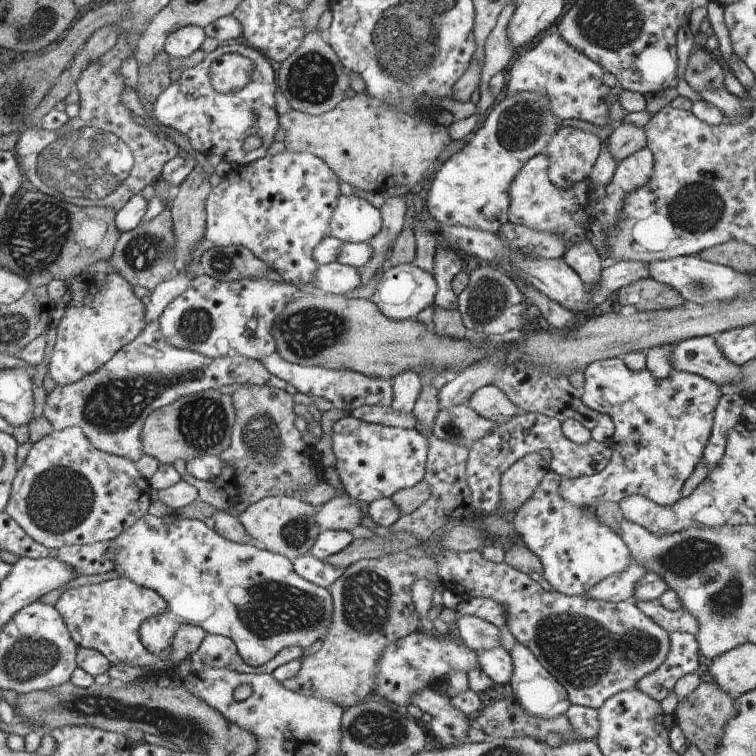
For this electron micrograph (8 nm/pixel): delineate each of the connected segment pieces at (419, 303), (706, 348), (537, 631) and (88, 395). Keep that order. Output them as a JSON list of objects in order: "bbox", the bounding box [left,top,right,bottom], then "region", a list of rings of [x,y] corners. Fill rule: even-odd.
[{"bbox":[369,263,437,320],"region":[[[414,263],[400,264],[382,272],[376,290],[369,299],[377,303],[381,312],[392,320],[416,319],[420,312],[433,306],[437,292],[437,282],[432,274]]]},{"bbox":[672,336,741,387],"region":[[[694,336],[677,343],[672,350],[672,368],[700,375],[726,387],[740,380],[741,366],[732,364],[716,344],[715,336]]]},{"bbox":[433,548,670,709],"region":[[[442,548],[439,554],[433,554],[433,559],[438,564],[437,575],[446,589],[455,591],[463,598],[494,599],[498,604],[505,606],[508,630],[564,686],[572,705],[598,709],[611,696],[636,687],[642,677],[653,673],[668,657],[670,632],[665,627],[658,626],[658,623],[632,600],[602,602],[592,600],[588,596],[589,592],[568,596],[556,590],[545,590],[542,588],[542,582],[534,578],[534,574],[520,572],[508,566],[505,561],[496,563],[486,559],[482,550],[456,552]]]},{"bbox":[42,319,288,462],"region":[[[157,319],[154,322],[149,322],[148,326],[132,342],[124,345],[120,352],[116,353],[96,372],[88,374],[88,376],[81,378],[74,384],[64,386],[58,384],[52,392],[47,393],[42,414],[52,424],[54,431],[78,427],[86,435],[86,438],[90,439],[94,448],[138,462],[145,454],[141,438],[142,429],[153,410],[172,404],[179,398],[208,389],[218,390],[222,386],[232,385],[234,382],[240,384],[240,386],[244,386],[244,384],[258,386],[268,384],[271,387],[280,389],[288,388],[288,382],[284,382],[284,380],[270,374],[270,371],[267,371],[264,364],[258,359],[244,358],[240,355],[210,358],[194,350],[172,346],[166,340],[166,336],[162,334],[161,324]]]}]

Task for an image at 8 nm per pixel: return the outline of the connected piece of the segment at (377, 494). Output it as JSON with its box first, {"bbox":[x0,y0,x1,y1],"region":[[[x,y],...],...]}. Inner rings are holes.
{"bbox":[332,415,429,503],"region":[[[349,415],[332,426],[332,448],[340,484],[347,495],[357,500],[371,503],[392,497],[425,477],[429,440],[415,428],[372,424]]]}

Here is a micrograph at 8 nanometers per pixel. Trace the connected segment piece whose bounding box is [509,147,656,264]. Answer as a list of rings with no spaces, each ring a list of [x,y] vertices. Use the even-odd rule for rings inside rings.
[[[645,147],[624,160],[617,161],[614,176],[607,184],[584,178],[571,188],[558,188],[549,180],[550,160],[545,153],[534,156],[514,178],[510,186],[509,222],[519,223],[538,232],[554,232],[566,242],[566,251],[574,244],[590,240],[603,263],[608,264],[608,230],[622,220],[626,194],[640,190],[654,174],[656,156]]]

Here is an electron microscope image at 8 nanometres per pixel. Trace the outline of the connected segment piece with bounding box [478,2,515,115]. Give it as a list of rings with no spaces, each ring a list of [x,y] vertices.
[[[508,2],[498,17],[497,26],[494,26],[493,32],[489,38],[486,38],[486,45],[484,46],[485,66],[481,73],[480,82],[481,99],[480,104],[478,104],[481,115],[494,104],[495,100],[494,94],[490,92],[490,78],[504,72],[504,68],[510,64],[510,60],[514,56],[514,46],[508,38],[508,26],[514,13],[515,3]]]

